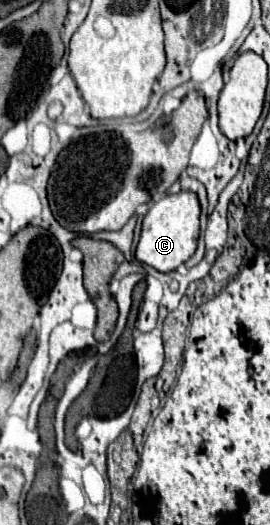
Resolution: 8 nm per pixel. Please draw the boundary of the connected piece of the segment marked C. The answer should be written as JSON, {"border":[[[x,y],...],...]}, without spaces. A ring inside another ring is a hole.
{"border":[[[180,191],[176,195],[166,195],[150,207],[150,211],[142,221],[136,259],[140,263],[154,267],[160,273],[170,273],[194,255],[198,235],[200,235],[200,205],[196,193]]]}

